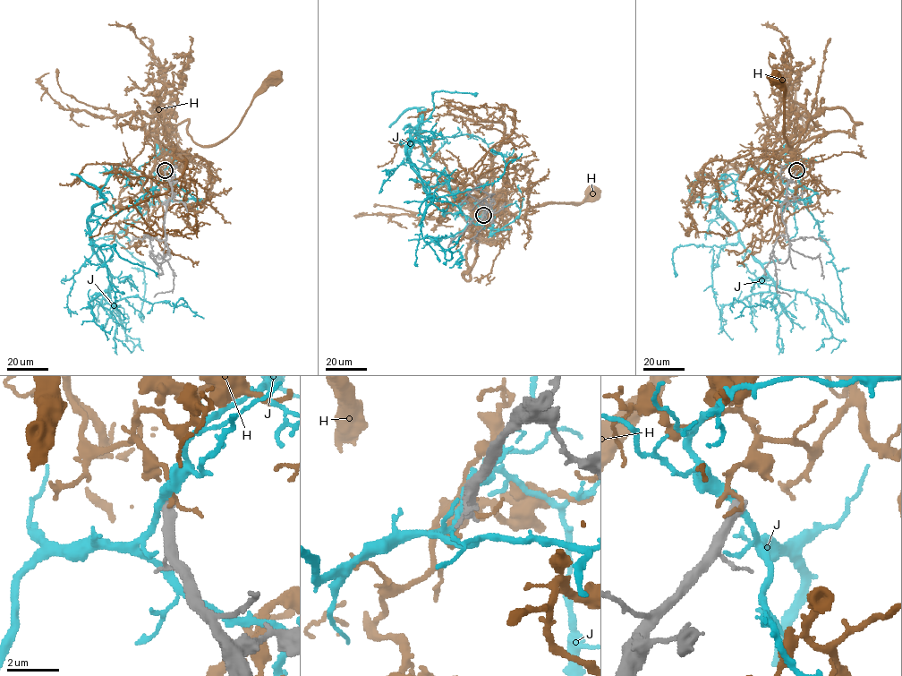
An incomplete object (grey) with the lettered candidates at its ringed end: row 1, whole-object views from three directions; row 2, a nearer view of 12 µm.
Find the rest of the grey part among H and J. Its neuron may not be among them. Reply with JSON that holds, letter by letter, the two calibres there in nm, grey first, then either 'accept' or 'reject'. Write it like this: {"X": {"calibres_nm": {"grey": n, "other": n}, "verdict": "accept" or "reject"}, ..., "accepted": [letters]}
{"H": {"calibres_nm": {"grey": 440, "other": 160}, "verdict": "reject"}, "J": {"calibres_nm": {"grey": 440, "other": 320}, "verdict": "reject"}, "accepted": []}

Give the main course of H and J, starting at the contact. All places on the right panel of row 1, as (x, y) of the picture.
H: (796, 171), (795, 149), (815, 125), (810, 120), (800, 140), (788, 144), (784, 131), (784, 89), (776, 81)
J: (796, 171), (795, 191), (748, 168), (692, 199), (735, 226), (774, 284), (779, 302), (735, 298), (731, 312)

